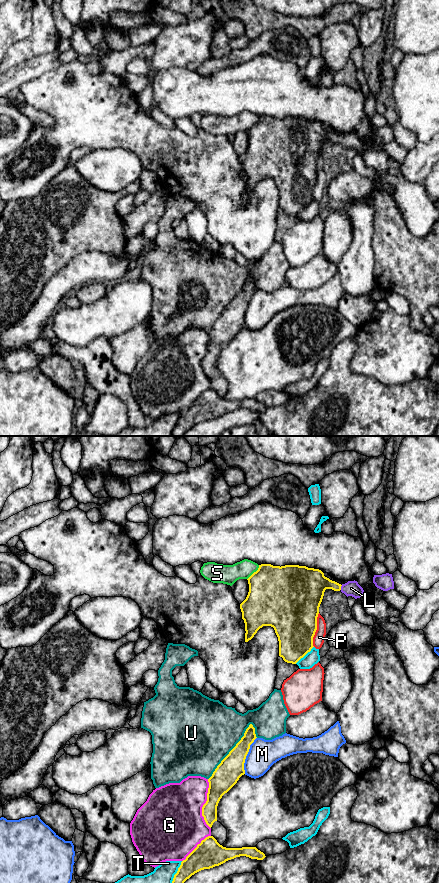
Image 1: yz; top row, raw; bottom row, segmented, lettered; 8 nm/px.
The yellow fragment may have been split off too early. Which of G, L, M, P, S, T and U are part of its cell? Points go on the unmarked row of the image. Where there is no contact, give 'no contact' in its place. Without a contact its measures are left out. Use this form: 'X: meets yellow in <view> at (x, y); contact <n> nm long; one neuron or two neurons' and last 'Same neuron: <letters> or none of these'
G: meets yellow in yz at (204, 356); contact 400 nm long; two neurons
L: meets yellow in yz at (340, 139); contact 40 nm long; one neuron
M: meets yellow in yz at (246, 307); contact 320 nm long; two neurons
P: meets yellow in yz at (316, 181); contact 280 nm long; two neurons
S: meets yellow in yz at (254, 124); contact 160 nm long; two neurons
T: meets yellow in yz at (304, 207); contact 200 nm long; two neurons
U: meets yellow in yz at (230, 303); contact 550 nm long; two neurons
Same neuron: L

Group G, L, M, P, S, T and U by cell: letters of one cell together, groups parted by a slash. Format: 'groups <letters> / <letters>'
groups G / L / M / P / S / T / U

